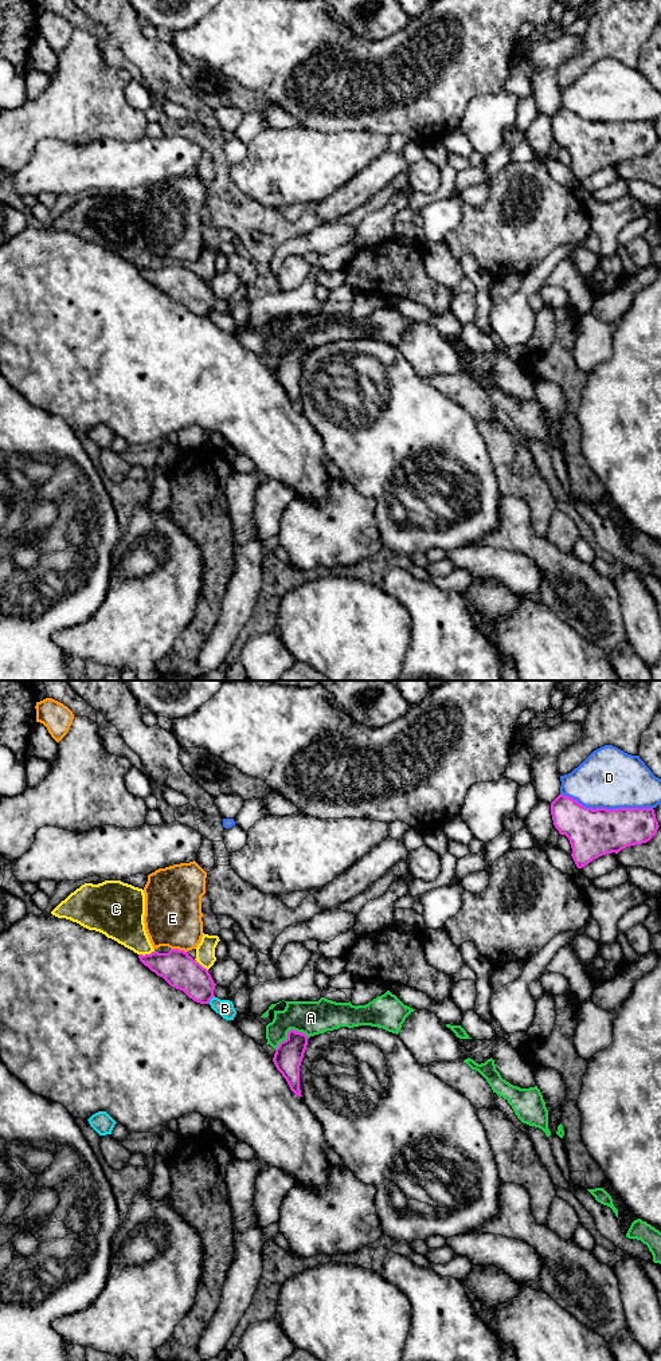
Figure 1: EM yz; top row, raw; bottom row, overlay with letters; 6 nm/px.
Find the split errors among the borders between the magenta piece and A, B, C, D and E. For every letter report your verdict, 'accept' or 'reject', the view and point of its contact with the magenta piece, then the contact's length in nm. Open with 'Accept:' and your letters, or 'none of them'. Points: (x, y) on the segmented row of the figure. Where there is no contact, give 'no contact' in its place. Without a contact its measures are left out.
Accept: none of them
A: reject; contact yz (289, 1031); length 220 nm
B: reject; contact yz (210, 999); length 60 nm
C: reject; contact yz (147, 954); length 110 nm
D: reject; contact yz (605, 808); length 550 nm
E: reject; contact yz (178, 949); length 100 nm

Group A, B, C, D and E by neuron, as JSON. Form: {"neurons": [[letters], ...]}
{"neurons": [["A"], ["B"], ["C"], ["D"], ["E"]]}

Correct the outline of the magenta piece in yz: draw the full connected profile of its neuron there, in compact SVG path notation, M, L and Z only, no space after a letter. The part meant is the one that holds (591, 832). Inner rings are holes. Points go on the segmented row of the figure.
M559 795L551 803L555 828L566 835L578 868L594 859L649 842L658 829L653 808L586 808Z

